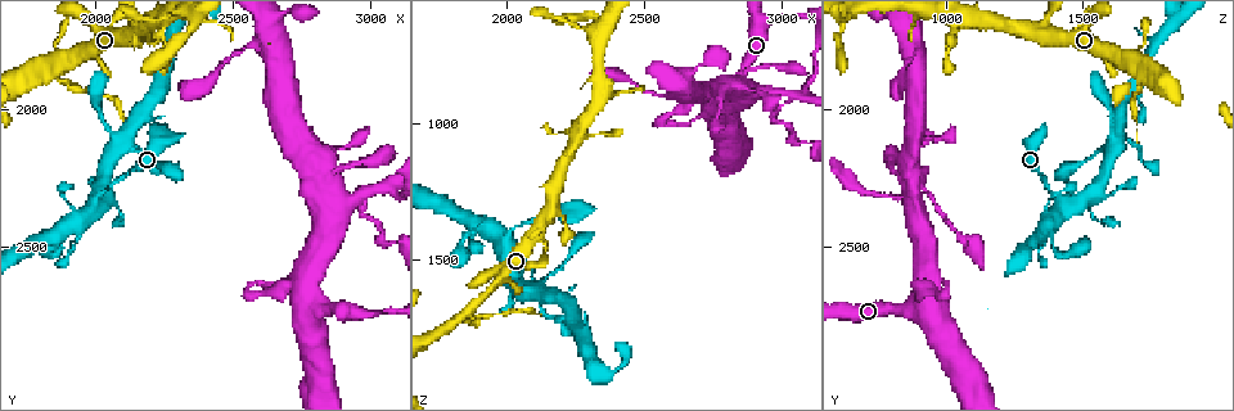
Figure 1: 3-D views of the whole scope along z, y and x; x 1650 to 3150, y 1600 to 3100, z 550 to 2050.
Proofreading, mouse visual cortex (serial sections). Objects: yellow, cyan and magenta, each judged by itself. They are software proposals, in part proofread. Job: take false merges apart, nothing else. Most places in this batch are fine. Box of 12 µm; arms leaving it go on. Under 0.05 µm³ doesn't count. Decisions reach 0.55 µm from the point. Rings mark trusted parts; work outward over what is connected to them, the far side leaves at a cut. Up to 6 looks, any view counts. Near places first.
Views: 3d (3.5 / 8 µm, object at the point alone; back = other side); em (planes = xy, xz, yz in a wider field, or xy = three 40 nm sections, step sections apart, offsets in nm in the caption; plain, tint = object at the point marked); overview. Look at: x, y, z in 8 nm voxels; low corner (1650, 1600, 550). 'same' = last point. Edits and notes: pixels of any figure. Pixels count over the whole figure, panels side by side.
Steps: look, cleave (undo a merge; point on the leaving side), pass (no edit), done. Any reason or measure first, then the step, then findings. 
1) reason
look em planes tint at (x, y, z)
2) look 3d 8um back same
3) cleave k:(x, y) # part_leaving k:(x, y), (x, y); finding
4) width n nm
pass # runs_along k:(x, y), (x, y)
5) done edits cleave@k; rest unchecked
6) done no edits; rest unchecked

thin neck
look 3d 3.5um at (2820, 2720, 880)

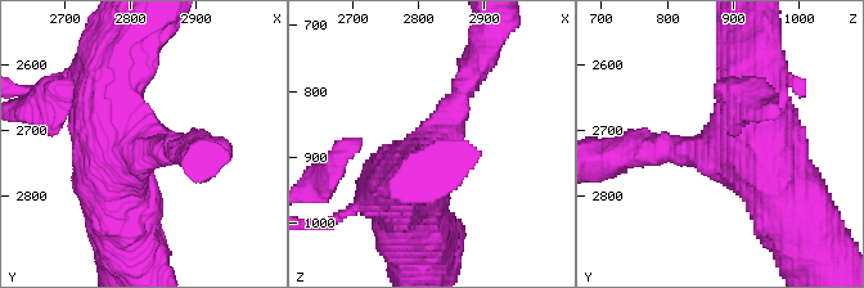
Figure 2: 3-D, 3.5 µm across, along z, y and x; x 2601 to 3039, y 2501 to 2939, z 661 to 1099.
pass # runs_along 2:(675, 147), (730, 147), (751, 124), (745, 59); continuous, no second cell

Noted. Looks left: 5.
abrupt turn
look 3d 3.5um at (3040, 2290, 900)

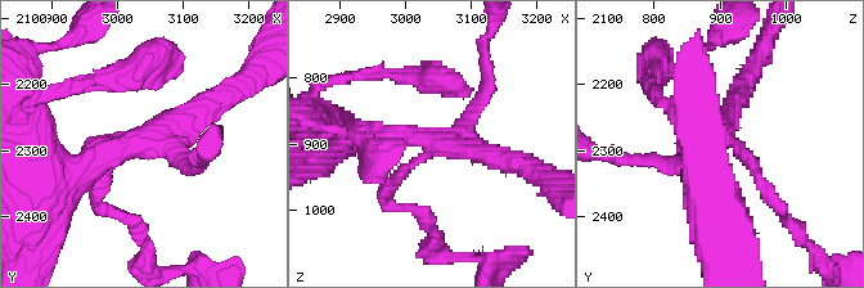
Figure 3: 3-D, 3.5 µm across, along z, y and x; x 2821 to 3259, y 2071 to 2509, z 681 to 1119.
arms 4; arm_widths 150, 150, 300, 350 nm; need the tissue
look em planes tint at (3030, 2290, 895)

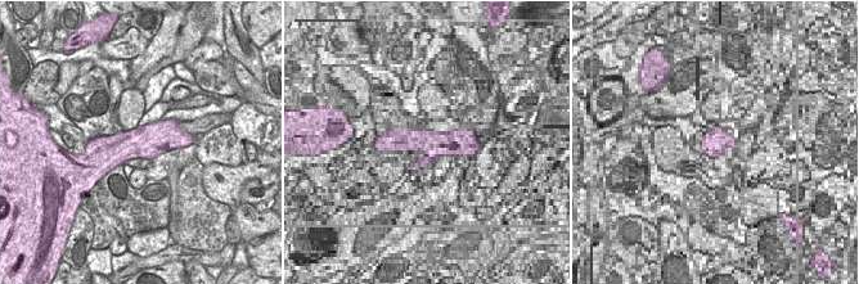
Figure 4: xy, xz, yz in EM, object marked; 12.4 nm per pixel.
width 420 nm
pass # runs_along 3:(352, 135), (427, 142), (383, 192); all the same cell

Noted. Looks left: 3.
calibre changes
look 3d 3.5um at (2240, 1710, 1040)

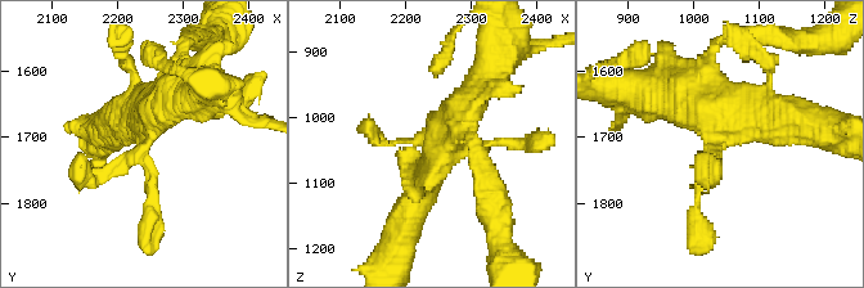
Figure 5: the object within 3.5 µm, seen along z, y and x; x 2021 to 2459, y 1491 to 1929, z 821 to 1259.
look em planes tint at (2235, 1720, 1035)

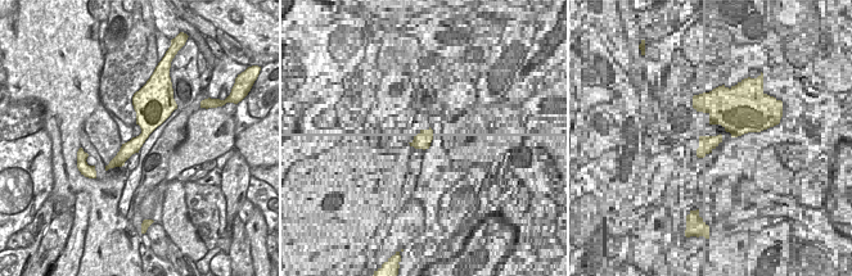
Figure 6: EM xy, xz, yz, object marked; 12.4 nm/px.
width 180 nm
pass # runs_along 5:(133, 121), (148, 112), (148, 228); all the same cell

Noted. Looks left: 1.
done no edits; rest unchecked

